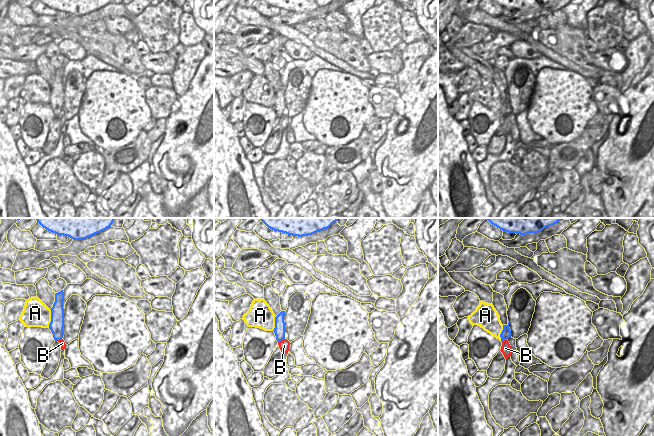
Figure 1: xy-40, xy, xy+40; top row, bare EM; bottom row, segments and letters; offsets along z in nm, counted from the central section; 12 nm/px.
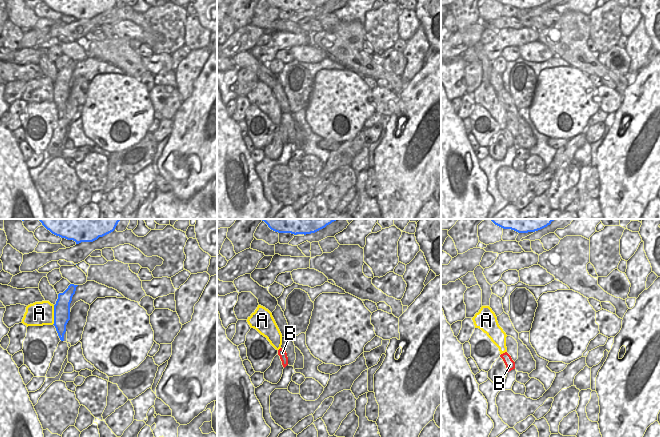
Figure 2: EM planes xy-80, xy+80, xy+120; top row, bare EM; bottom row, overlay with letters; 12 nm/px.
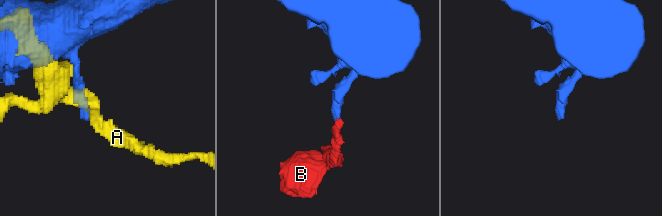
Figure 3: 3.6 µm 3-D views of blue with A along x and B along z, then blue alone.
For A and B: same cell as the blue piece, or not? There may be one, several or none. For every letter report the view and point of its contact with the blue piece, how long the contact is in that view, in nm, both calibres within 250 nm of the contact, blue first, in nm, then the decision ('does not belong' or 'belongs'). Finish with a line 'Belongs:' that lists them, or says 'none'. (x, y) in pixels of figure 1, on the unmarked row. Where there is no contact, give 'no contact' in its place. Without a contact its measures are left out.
A: contact xy-40 (51, 94); length 220 nm; calibres 170 and 320 nm; does not belong
B: contact xy (281, 116); length 100 nm; calibres 140 and 120 nm; does not belong
Belongs: none

